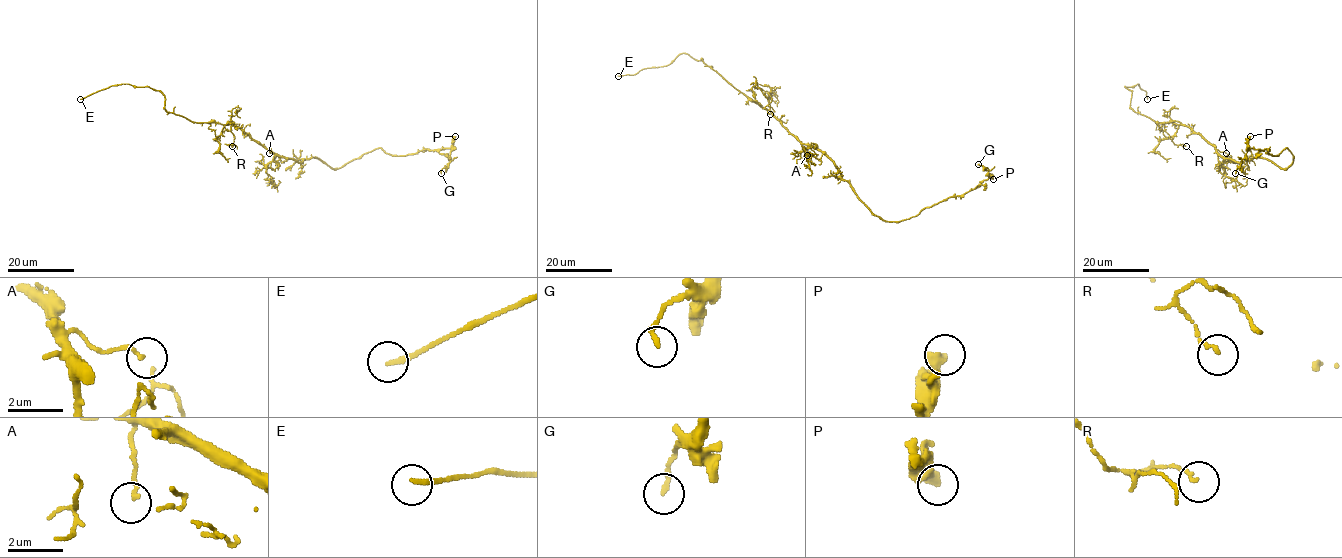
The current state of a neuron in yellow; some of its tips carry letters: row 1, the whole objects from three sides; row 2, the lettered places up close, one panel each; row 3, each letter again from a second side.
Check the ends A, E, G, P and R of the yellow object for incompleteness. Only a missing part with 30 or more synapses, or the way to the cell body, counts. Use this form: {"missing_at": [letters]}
{"missing_at": ["E"]}

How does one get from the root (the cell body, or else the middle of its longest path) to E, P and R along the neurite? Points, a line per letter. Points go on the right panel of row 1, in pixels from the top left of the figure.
E: (1219, 153), (1188, 127), (1158, 123), (1137, 113), (1130, 106), (1132, 91), (1124, 86), (1138, 84), (1147, 99)
P: (1219, 153), (1239, 162), (1265, 158), (1283, 168), (1293, 162), (1287, 148), (1278, 155), (1251, 148), (1250, 136)
R: (1219, 153), (1189, 127), (1177, 121), (1165, 123), (1164, 130), (1172, 142), (1186, 146)

